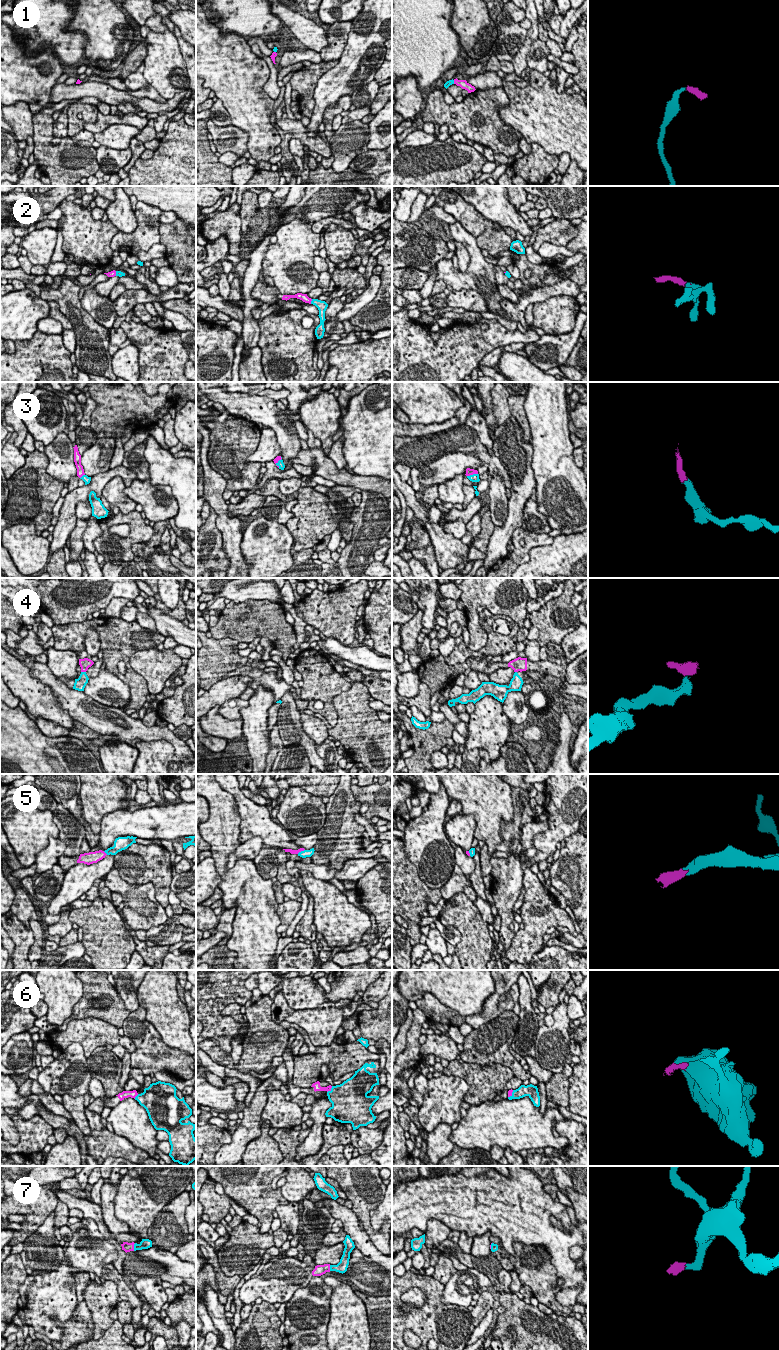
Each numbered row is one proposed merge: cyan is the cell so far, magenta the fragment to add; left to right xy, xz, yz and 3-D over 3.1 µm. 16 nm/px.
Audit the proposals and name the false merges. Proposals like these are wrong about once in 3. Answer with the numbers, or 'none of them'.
4

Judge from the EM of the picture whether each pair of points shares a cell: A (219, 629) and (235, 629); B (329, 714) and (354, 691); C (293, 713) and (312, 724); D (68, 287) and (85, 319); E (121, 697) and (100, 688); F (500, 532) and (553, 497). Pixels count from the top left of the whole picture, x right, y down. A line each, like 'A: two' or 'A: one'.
A: one
B: two
C: two
D: one
E: one
F: two

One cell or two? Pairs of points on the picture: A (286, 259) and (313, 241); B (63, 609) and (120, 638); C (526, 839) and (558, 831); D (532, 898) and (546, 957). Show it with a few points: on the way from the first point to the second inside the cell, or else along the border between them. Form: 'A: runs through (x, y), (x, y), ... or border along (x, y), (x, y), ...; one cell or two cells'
A: runs through (293, 252), (306, 241); one cell
B: border along (86, 619), (62, 625); two cells
C: border along (547, 820), (548, 828), (533, 837), (532, 847); two cells
D: border along (542, 949), (536, 952), (530, 959); two cells

